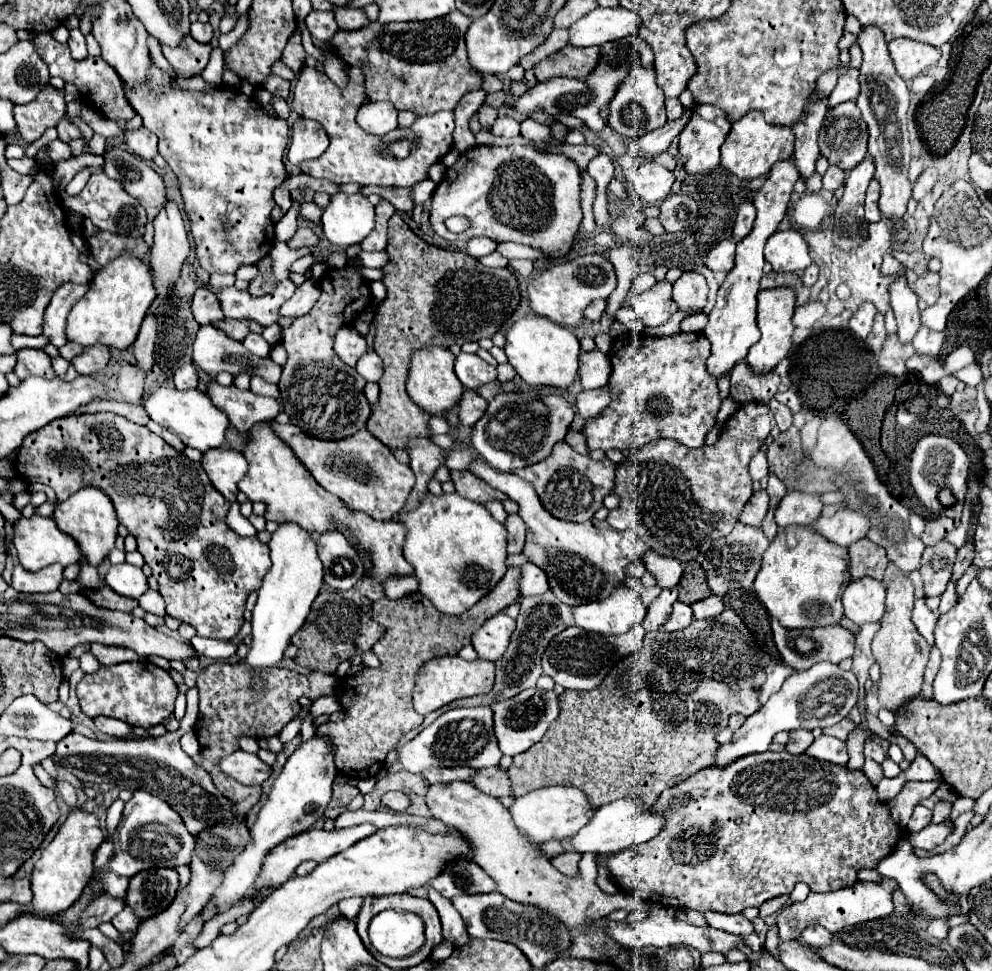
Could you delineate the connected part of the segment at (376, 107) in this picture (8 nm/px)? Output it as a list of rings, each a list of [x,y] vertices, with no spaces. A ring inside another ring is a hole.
[[[388,100],[368,102],[358,110],[356,120],[368,134],[384,136],[390,130],[398,128],[398,110]]]

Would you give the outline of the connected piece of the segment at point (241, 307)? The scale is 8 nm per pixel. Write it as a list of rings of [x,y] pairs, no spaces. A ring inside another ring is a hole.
[[[292,280],[282,282],[276,286],[272,294],[254,298],[248,290],[236,290],[236,288],[224,288],[218,294],[226,318],[234,320],[254,320],[262,326],[270,326],[278,320],[278,310],[286,300],[290,300],[296,292],[296,284]]]

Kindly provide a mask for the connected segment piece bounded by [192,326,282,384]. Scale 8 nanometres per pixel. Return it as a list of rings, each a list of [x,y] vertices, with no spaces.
[[[200,326],[194,346],[192,346],[192,362],[202,368],[206,374],[216,376],[218,372],[230,372],[230,374],[240,374],[240,372],[248,372],[252,376],[262,376],[264,380],[278,384],[282,368],[278,364],[274,364],[270,358],[252,358],[252,354],[248,354],[244,350],[244,346],[232,338],[228,338],[222,330],[214,328],[214,326]]]

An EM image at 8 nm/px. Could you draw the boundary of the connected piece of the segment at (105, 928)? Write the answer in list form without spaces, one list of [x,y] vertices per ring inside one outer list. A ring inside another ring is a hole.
[[[102,922],[102,924],[98,926],[98,930],[100,930],[104,936],[108,936],[108,938],[116,940],[124,950],[128,950],[128,946],[130,946],[130,944],[128,944],[128,942],[124,942],[124,940],[120,938],[120,932],[116,932],[116,930],[114,930],[114,926],[112,926],[110,922]]]

